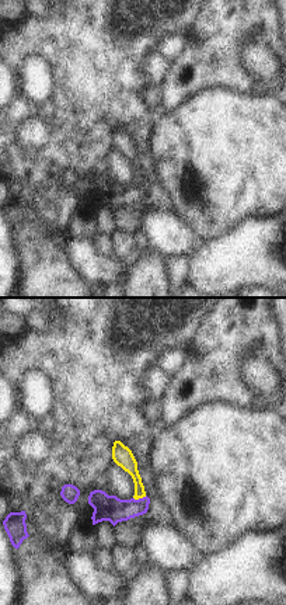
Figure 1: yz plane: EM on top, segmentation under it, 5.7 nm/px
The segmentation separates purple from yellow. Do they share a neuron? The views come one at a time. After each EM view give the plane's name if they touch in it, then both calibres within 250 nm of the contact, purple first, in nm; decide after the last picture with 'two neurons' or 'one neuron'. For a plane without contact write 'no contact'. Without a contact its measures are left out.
contact in yz; calibres 150 and 110 nm

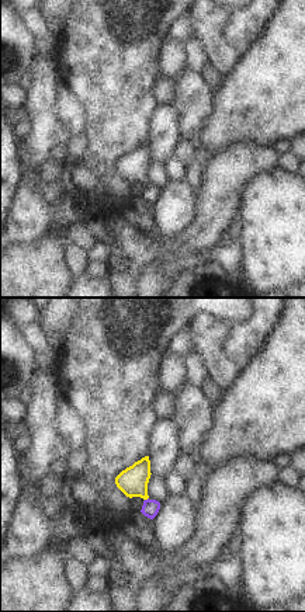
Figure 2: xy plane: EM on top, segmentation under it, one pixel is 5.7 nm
contact in xy; calibres 100 and 170 nm

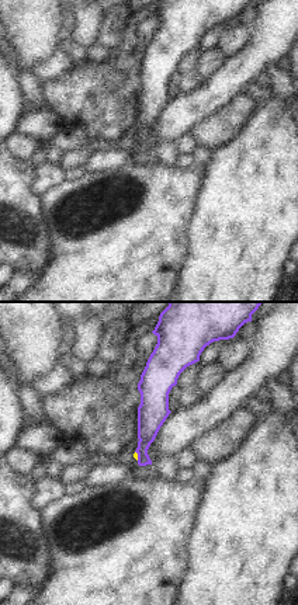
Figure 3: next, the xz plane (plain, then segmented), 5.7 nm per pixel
contact in xz; calibres 160 and 30 nm

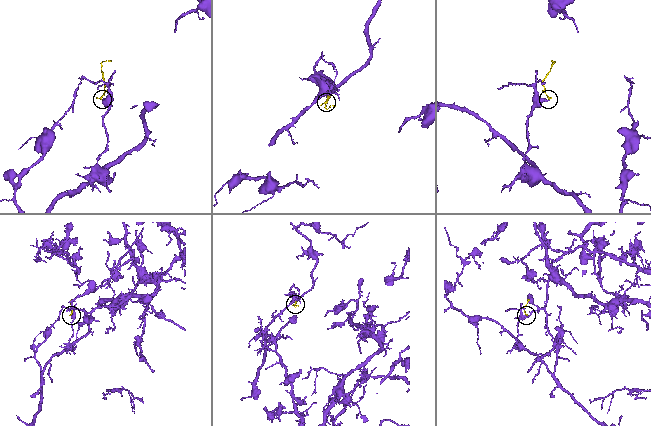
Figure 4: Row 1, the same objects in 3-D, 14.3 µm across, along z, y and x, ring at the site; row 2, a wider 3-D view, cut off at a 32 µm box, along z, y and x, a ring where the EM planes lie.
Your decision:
two neurons

